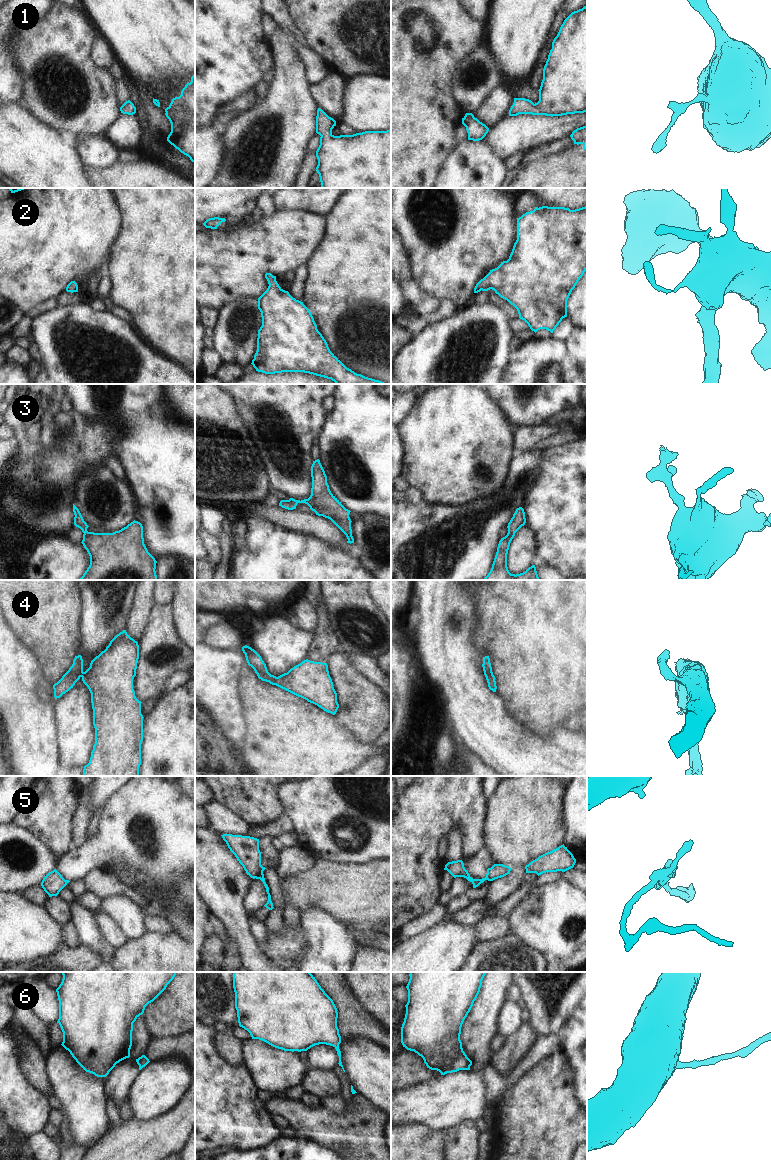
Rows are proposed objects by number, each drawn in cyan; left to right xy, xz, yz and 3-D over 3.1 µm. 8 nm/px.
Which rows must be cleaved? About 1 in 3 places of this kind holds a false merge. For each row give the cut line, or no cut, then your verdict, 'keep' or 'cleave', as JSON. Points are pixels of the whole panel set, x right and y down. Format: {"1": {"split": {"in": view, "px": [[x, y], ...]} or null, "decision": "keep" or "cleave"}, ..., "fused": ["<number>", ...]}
{"1": {"split": null, "decision": "keep"}, "2": {"split": null, "decision": "keep"}, "3": {"split": null, "decision": "keep"}, "4": {"split": null, "decision": "keep"}, "5": {"split": {"in": "xz", "px": [[260, 862], [260, 870], [255, 877]]}, "decision": "cleave"}, "6": {"split": null, "decision": "keep"}, "fused": ["5"]}

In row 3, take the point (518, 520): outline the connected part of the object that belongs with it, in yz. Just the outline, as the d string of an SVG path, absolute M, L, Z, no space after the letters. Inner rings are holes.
M522 507L516 509L508 523L508 533L499 541L492 568L483 580L540 580L535 565L520 574L511 574L507 567L507 554L515 533L526 523L525 512Z

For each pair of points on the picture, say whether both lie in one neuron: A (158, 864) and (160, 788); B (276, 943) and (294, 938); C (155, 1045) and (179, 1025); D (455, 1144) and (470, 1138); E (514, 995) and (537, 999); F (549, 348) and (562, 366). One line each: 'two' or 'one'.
A: one
B: one
C: two
D: one
E: two
F: one

